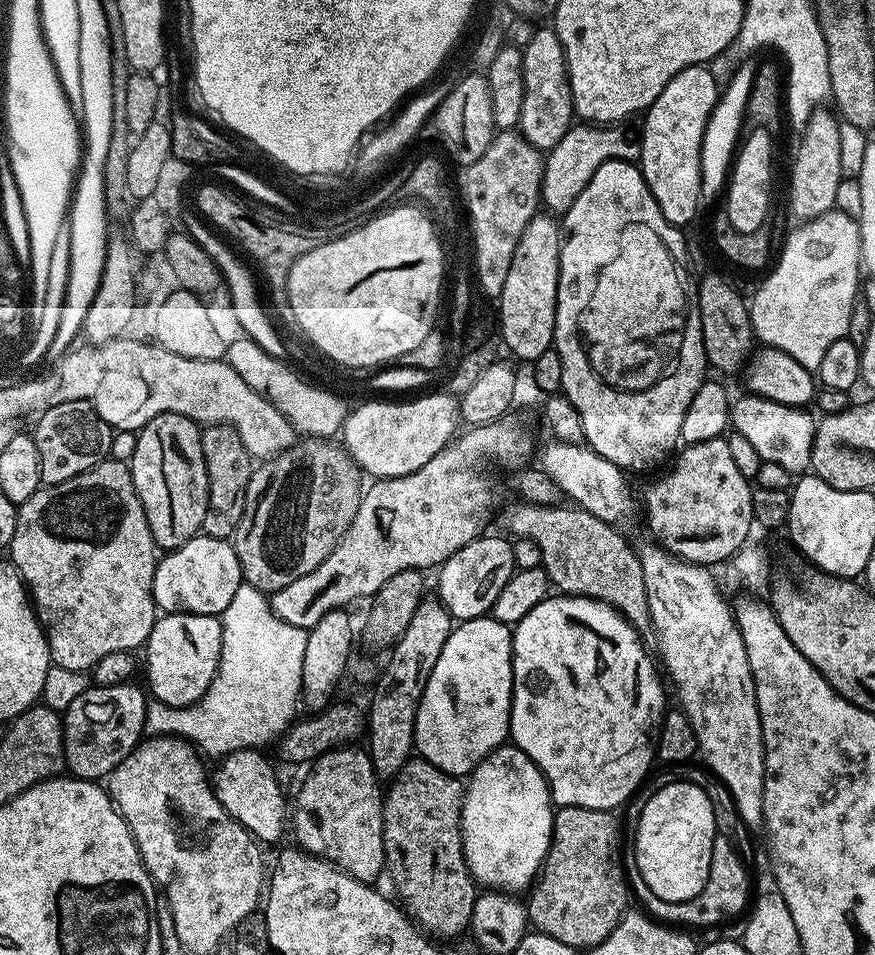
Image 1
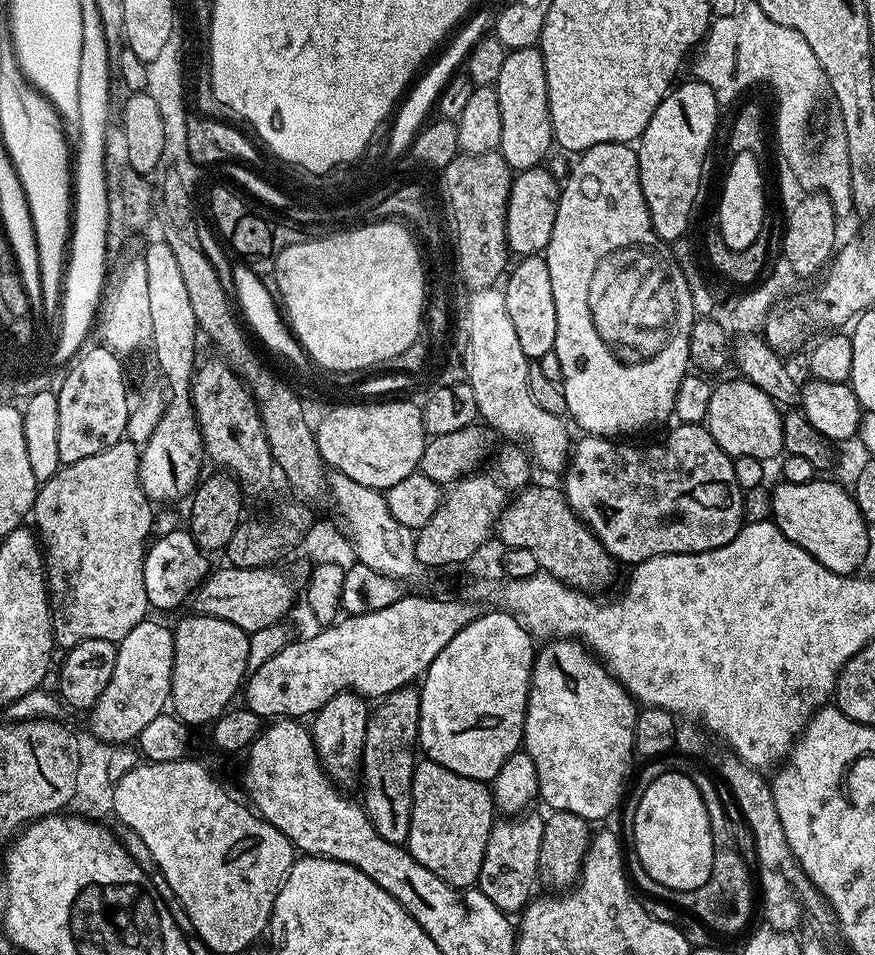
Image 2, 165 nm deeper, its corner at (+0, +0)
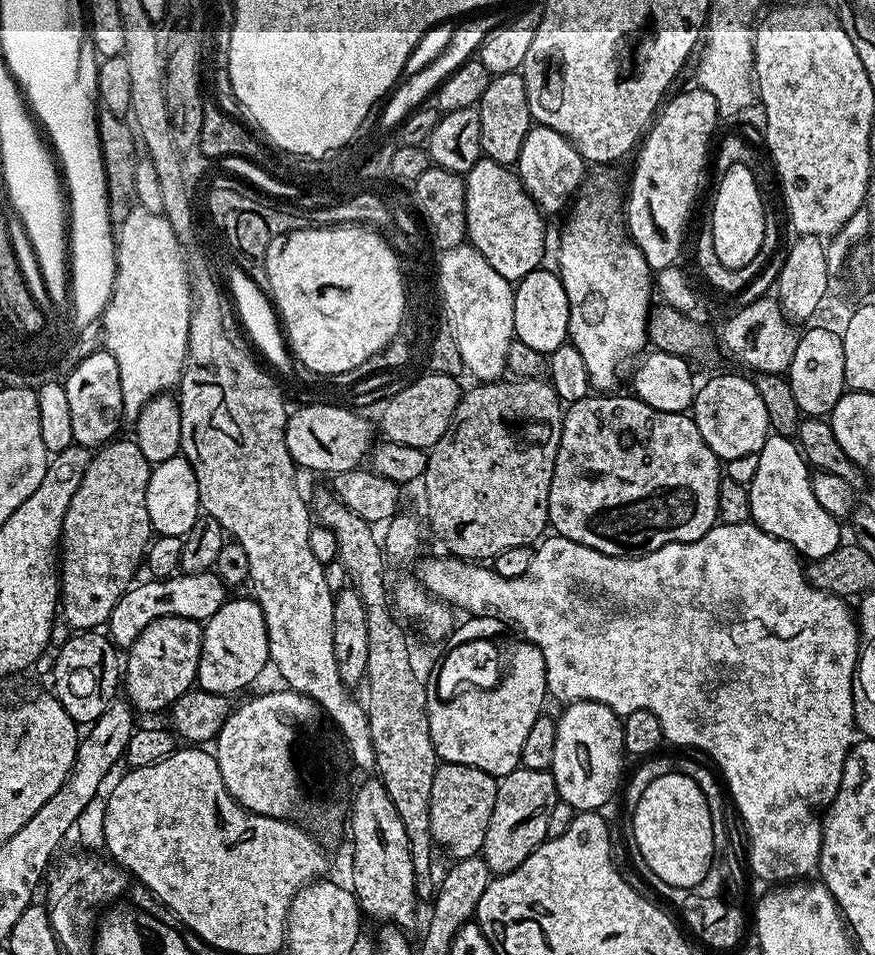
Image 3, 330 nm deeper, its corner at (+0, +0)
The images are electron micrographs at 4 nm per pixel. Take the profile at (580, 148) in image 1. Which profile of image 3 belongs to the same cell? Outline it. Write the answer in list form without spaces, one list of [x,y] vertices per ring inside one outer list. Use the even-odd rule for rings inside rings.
[[[482,158],[474,162],[474,166],[464,176],[464,197],[466,198],[466,233],[467,243],[480,251],[480,256],[502,274],[502,278],[519,282],[526,274],[530,274],[535,268],[541,267],[544,260],[544,220],[545,213],[530,198],[530,194],[524,189],[524,183],[519,175],[509,165],[499,164],[493,160]]]

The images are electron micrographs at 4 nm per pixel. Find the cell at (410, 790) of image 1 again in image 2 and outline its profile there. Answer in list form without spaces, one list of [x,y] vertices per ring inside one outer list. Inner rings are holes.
[[[421,759],[412,769],[412,813],[406,847],[415,860],[422,862],[426,870],[434,870],[438,878],[456,888],[470,888],[479,881],[482,870],[482,858],[486,854],[486,842],[492,833],[494,823],[494,801],[491,787],[483,780],[466,778],[438,766],[438,762]]]

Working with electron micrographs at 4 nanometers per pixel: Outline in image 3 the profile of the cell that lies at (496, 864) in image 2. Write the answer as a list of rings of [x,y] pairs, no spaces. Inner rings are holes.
[[[519,767],[497,779],[494,814],[490,814],[490,826],[486,826],[482,849],[482,857],[492,874],[505,876],[507,872],[514,871],[522,866],[522,862],[526,862],[526,858],[530,858],[530,854],[534,854],[540,844],[549,839],[550,814],[554,814],[557,803],[556,783],[549,770]]]

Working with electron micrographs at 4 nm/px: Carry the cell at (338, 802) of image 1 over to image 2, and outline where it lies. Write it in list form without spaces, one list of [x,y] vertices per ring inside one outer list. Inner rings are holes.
[[[345,690],[334,694],[334,698],[327,700],[311,717],[310,731],[316,752],[320,755],[320,764],[337,785],[345,786],[355,776],[357,779],[361,771],[369,715],[369,701],[351,690]]]

